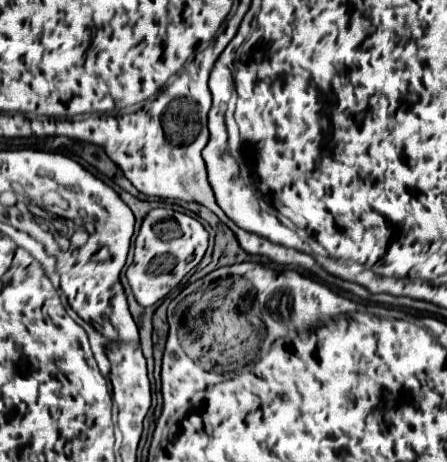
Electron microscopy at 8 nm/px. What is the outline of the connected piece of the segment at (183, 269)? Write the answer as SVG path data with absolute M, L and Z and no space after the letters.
M168 208L150 210L136 238L134 262L126 270L126 278L130 282L136 302L148 308L154 306L158 300L162 300L202 260L206 248L208 248L208 232L196 218Z

